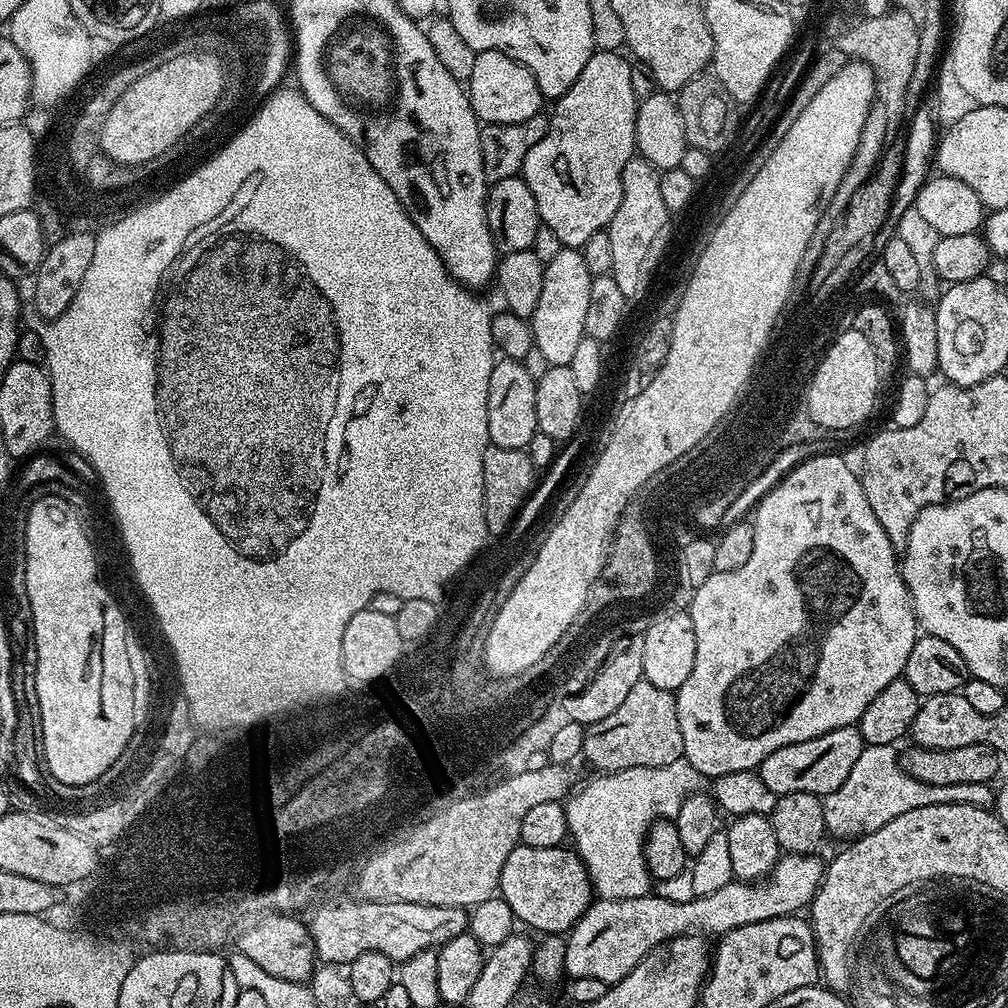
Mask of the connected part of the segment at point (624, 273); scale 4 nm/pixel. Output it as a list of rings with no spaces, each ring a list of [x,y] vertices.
[[[633,154],[630,162],[626,162],[622,170],[622,202],[618,202],[618,210],[614,210],[614,218],[606,229],[614,254],[614,266],[610,274],[618,282],[622,294],[635,295],[644,250],[654,232],[660,228],[660,224],[670,222],[670,213],[666,210],[662,199],[660,174],[661,169],[646,162],[646,158],[642,158],[639,154]]]

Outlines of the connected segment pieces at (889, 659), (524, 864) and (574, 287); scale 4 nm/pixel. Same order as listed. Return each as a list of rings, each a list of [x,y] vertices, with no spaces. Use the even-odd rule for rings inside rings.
[[[826,455],[808,457],[780,478],[777,488],[769,487],[765,491],[754,509],[756,520],[751,521],[754,550],[750,550],[746,566],[738,566],[738,570],[729,572],[713,571],[712,576],[698,585],[697,592],[690,596],[692,605],[687,605],[686,611],[694,622],[694,638],[698,642],[698,650],[694,650],[694,670],[690,670],[690,678],[682,682],[675,694],[678,726],[682,726],[683,759],[694,766],[701,777],[715,778],[722,774],[759,769],[762,761],[774,754],[774,750],[782,750],[782,746],[806,742],[830,730],[856,724],[862,718],[866,706],[870,706],[870,702],[874,702],[874,698],[878,698],[878,694],[882,694],[882,690],[886,690],[890,682],[899,680],[904,675],[906,660],[918,637],[918,625],[912,609],[912,596],[900,576],[897,549],[892,547],[878,518],[874,518],[874,510],[870,510],[870,502],[866,502],[866,494],[853,465],[851,468],[840,456]]]
[[[517,843],[502,866],[499,895],[507,902],[513,917],[529,924],[539,934],[567,934],[582,918],[594,899],[586,866],[571,847],[543,848]]]
[[[563,248],[549,264],[544,266],[542,295],[538,297],[538,307],[530,317],[530,327],[534,347],[542,350],[548,365],[567,364],[578,351],[578,342],[586,326],[586,309],[590,307],[590,270],[586,270],[586,258],[578,248]]]

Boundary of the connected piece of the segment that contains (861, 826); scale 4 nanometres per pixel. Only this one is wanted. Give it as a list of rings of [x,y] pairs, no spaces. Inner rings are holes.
[[[867,744],[854,762],[850,775],[838,790],[822,798],[823,822],[829,835],[855,838],[881,829],[893,818],[921,806],[972,804],[993,811],[996,792],[989,783],[959,783],[953,786],[932,786],[905,771],[899,751],[893,744]]]

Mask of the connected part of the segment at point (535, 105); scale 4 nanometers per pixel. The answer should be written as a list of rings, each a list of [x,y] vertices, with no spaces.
[[[478,52],[475,53],[474,59],[476,61],[472,64],[468,84],[466,80],[466,91],[477,120],[484,124],[517,124],[526,122],[526,118],[541,115],[543,108],[540,107],[545,107],[546,101],[544,95],[538,90],[538,82],[534,82],[534,74],[530,74],[526,66],[522,66],[514,57],[507,56],[505,52]]]

